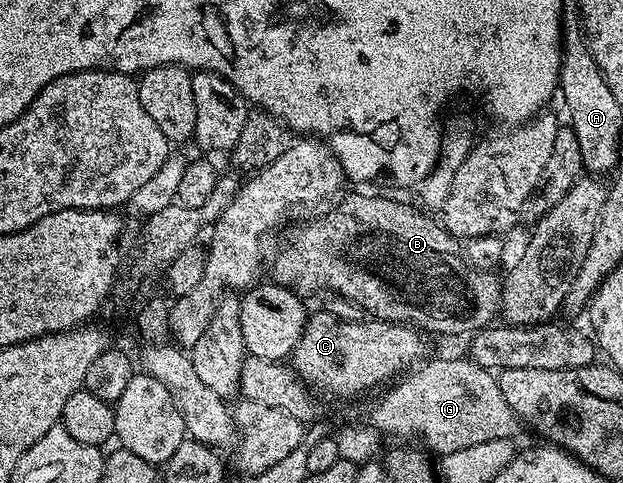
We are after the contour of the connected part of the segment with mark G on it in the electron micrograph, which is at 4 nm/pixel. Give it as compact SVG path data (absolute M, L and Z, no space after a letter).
M469 358L427 360L425 359L419 366L413 367L406 375L397 379L393 383L397 384L373 406L370 424L377 433L385 432L388 436L397 436L400 439L397 441L400 442L421 440L416 442L423 445L429 453L436 452L437 457L454 454L454 450L466 450L466 446L478 446L478 442L511 441L512 436L519 434L522 421L516 417L514 410L510 410L506 398L502 398L499 379L491 371Z

